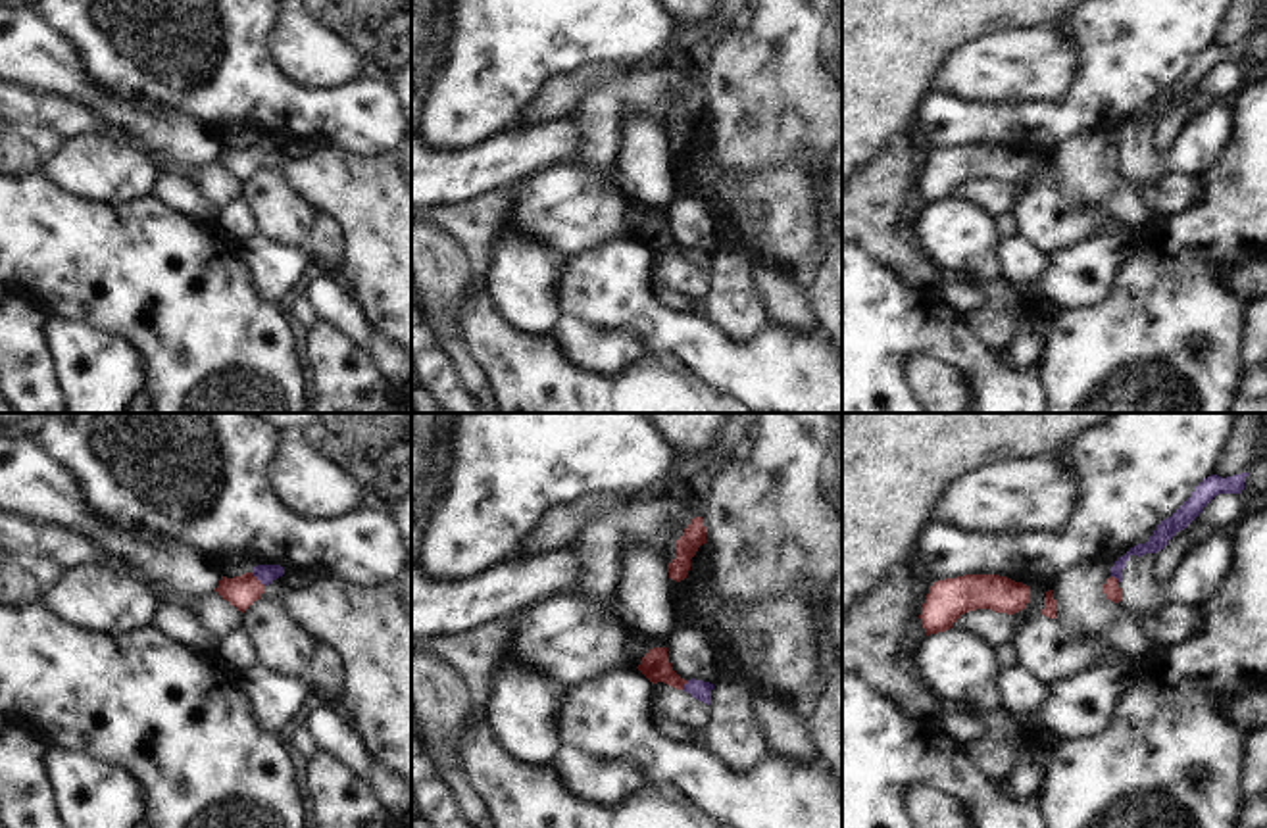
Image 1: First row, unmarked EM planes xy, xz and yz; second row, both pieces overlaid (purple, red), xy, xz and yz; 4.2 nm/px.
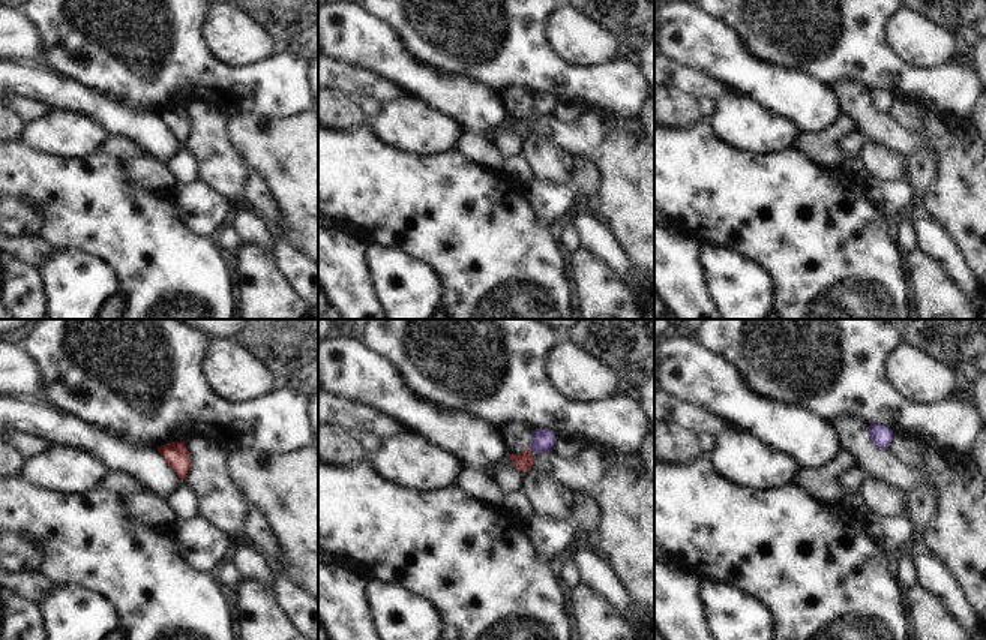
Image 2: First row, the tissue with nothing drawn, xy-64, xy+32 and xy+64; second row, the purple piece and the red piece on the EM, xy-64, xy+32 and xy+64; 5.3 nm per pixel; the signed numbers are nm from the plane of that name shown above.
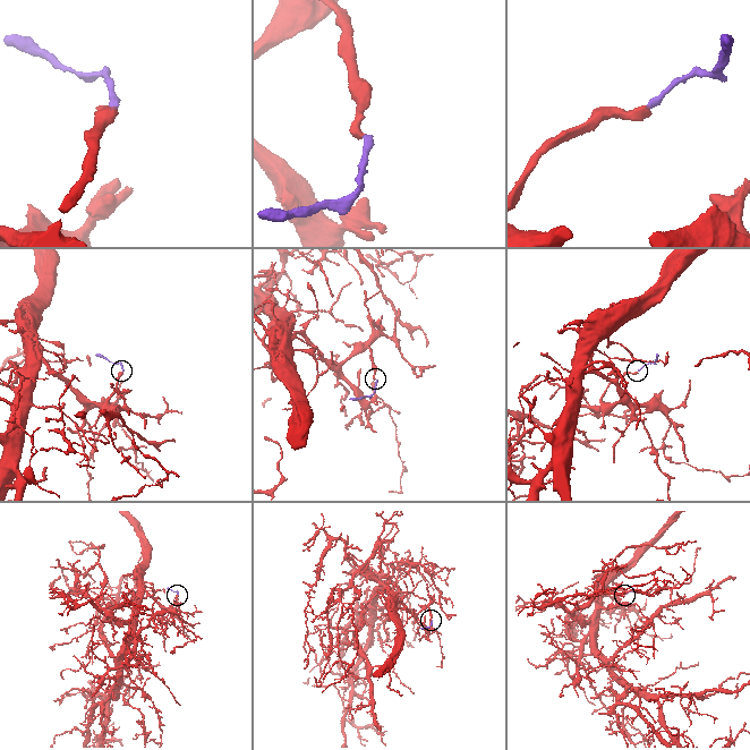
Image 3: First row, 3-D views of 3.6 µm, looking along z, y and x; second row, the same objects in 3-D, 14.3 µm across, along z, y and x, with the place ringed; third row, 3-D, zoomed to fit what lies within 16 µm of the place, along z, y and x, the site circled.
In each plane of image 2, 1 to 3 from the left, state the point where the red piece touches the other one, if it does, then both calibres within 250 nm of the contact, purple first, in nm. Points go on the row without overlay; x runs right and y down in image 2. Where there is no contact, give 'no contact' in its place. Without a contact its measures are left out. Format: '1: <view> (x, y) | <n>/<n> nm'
1: no contact
2: no contact
3: no contact

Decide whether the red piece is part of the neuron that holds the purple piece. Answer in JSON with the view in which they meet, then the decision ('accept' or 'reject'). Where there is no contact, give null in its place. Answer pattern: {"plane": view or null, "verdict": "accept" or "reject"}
{"plane": "xy", "verdict": "accept"}

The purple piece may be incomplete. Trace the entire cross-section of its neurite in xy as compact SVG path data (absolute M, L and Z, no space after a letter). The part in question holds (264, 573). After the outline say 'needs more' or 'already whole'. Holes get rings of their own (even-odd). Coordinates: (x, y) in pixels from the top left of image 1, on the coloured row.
M256 565L250 572L235 578L221 574L215 592L240 613L244 613L254 601L261 597L265 588L283 574L285 569L281 565Z; needs more

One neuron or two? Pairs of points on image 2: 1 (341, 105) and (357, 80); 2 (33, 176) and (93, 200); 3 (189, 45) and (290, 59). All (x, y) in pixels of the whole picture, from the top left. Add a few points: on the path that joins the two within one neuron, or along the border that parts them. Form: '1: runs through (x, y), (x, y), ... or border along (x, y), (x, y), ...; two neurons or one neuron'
1: border along (333, 87), (356, 99); two neurons
2: runs through (48, 182), (78, 198); one neuron
3: runs through (215, 71), (221, 77), (264, 77); one neuron

